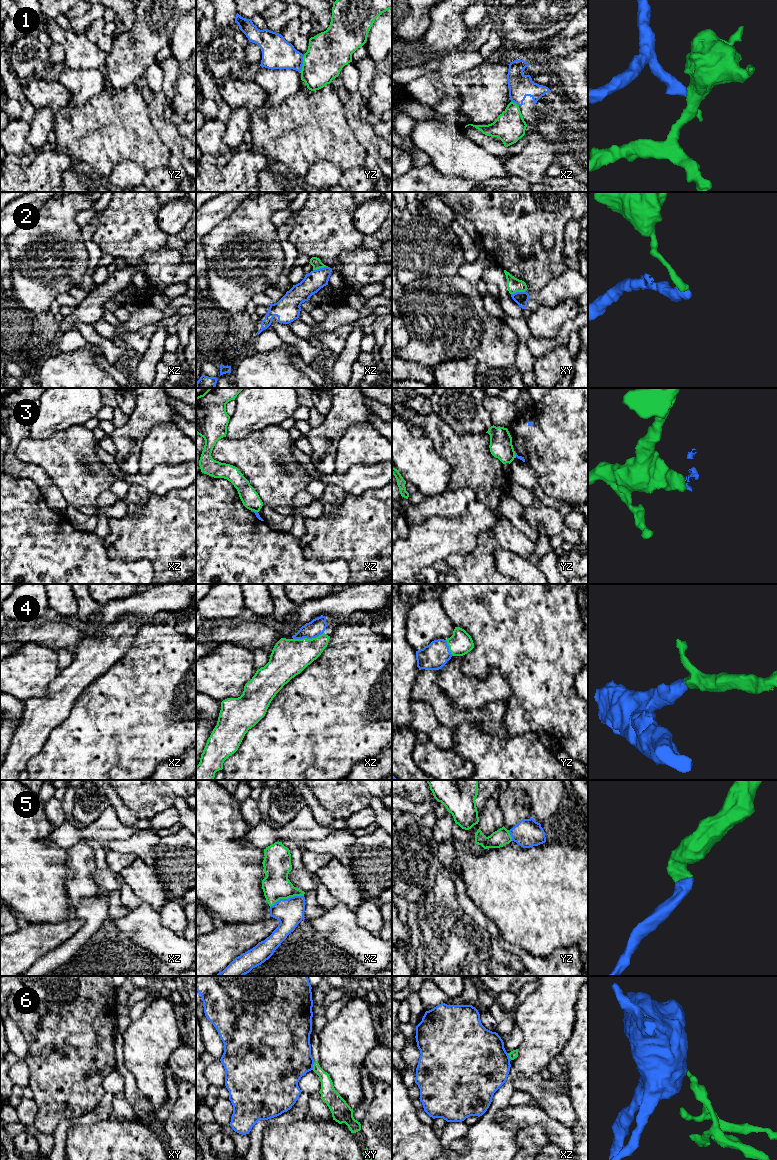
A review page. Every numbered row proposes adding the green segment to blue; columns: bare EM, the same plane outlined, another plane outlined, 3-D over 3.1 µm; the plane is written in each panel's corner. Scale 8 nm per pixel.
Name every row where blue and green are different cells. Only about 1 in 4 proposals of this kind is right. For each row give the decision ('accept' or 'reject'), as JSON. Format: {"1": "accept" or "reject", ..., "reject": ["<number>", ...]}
{"1": "reject", "2": "reject", "3": "reject", "4": "accept", "5": "accept", "6": "reject", "reject": ["1", "2", "3", "6"]}

